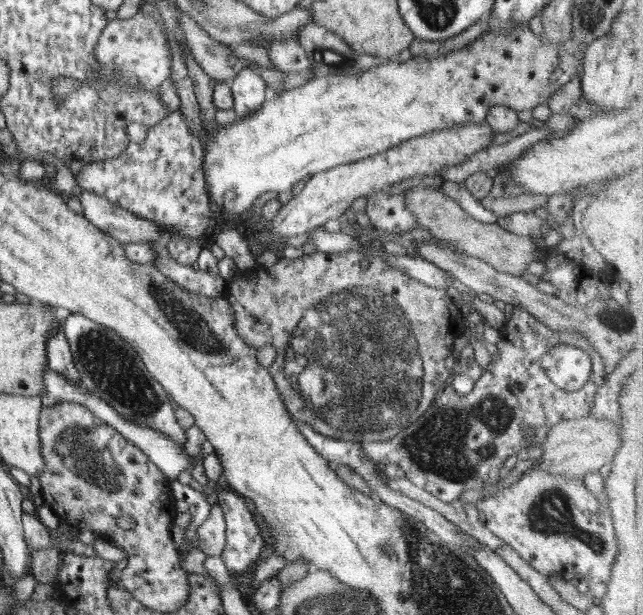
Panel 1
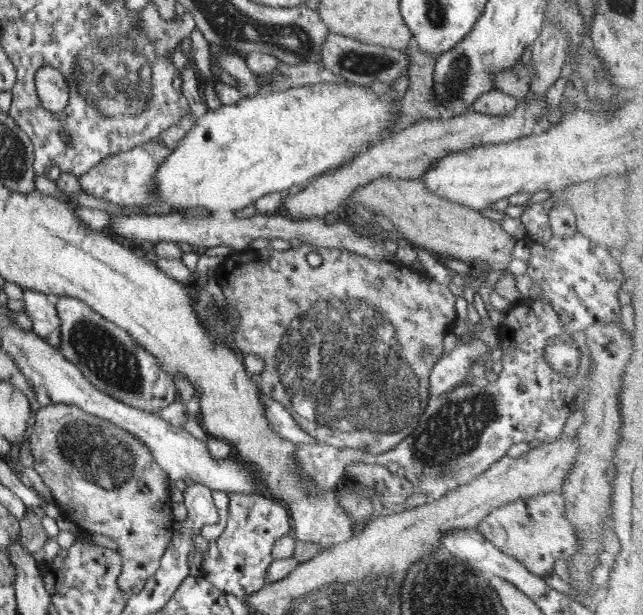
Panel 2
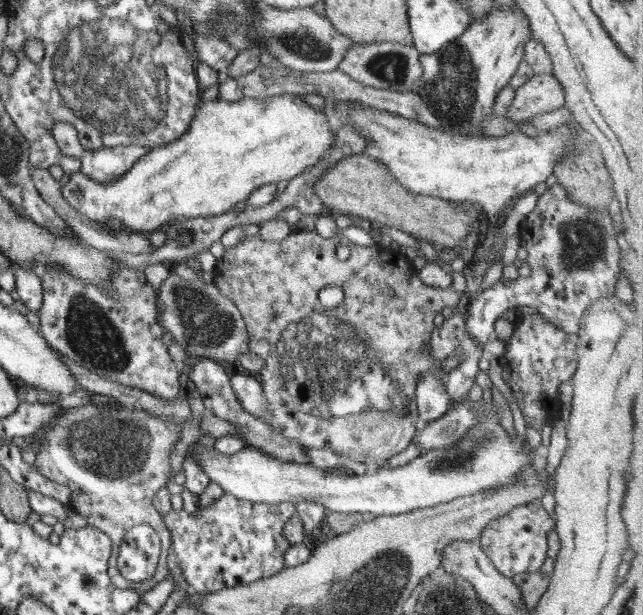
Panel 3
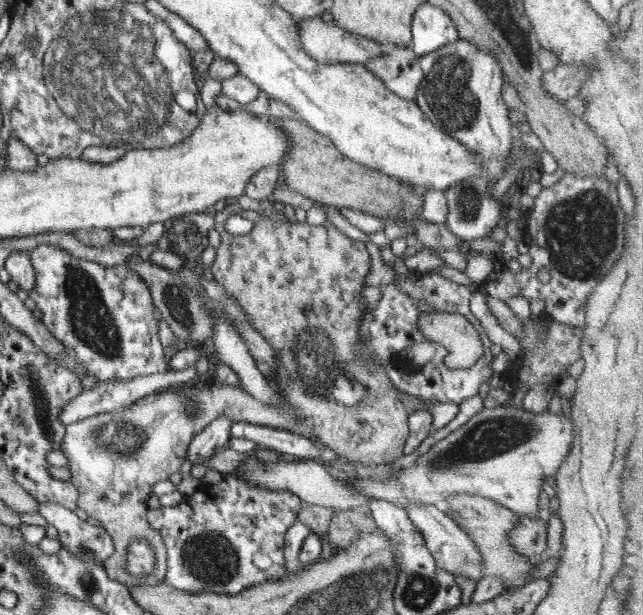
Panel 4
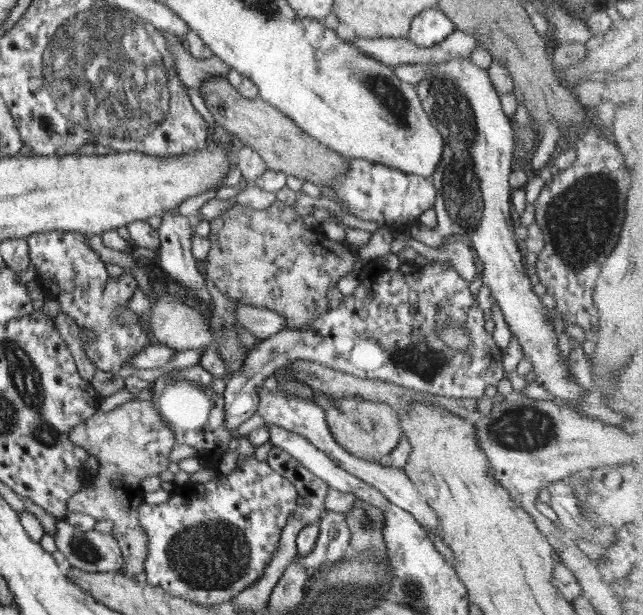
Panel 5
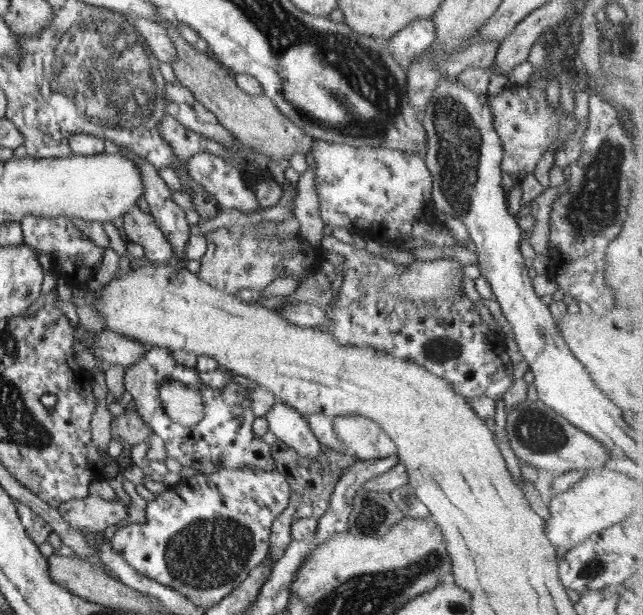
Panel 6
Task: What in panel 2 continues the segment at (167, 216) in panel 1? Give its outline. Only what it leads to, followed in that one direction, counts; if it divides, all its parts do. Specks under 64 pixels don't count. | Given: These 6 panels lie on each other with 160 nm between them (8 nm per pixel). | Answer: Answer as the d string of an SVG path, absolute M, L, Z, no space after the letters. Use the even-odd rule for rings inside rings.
M189 112L179 123L171 126L167 131L161 131L158 138L136 145L127 152L109 156L78 177L80 190L95 198L103 198L107 202L118 204L133 210L133 212L139 212L141 206L147 206L147 204L158 200L158 196L154 196L152 174L161 166L161 162L171 154L173 148L177 146L177 141L181 140L193 126L195 126L195 120ZM157 140L161 140L163 143L157 143Z

